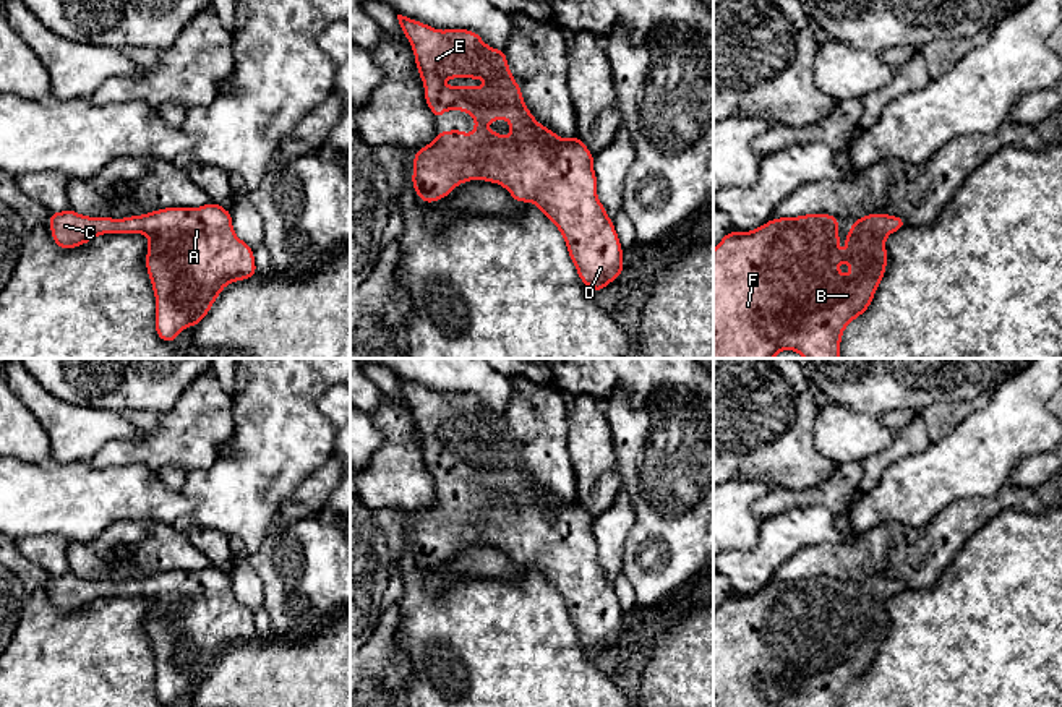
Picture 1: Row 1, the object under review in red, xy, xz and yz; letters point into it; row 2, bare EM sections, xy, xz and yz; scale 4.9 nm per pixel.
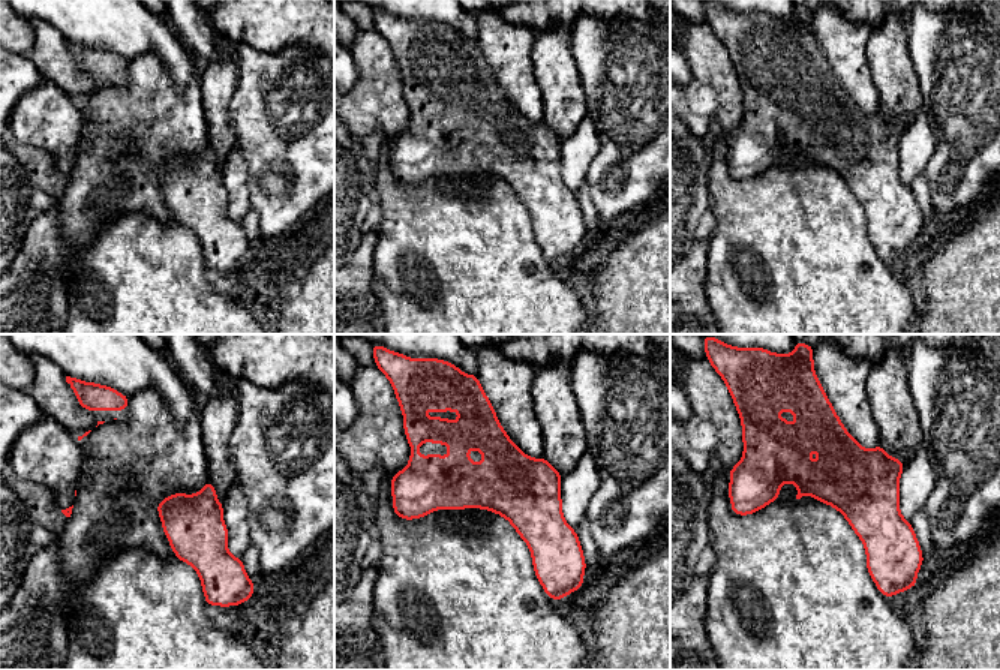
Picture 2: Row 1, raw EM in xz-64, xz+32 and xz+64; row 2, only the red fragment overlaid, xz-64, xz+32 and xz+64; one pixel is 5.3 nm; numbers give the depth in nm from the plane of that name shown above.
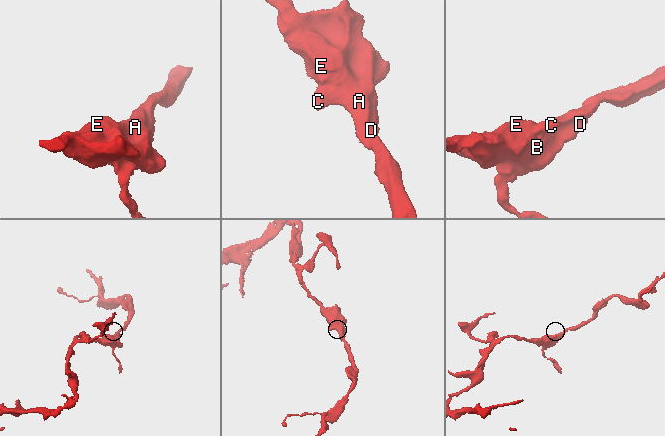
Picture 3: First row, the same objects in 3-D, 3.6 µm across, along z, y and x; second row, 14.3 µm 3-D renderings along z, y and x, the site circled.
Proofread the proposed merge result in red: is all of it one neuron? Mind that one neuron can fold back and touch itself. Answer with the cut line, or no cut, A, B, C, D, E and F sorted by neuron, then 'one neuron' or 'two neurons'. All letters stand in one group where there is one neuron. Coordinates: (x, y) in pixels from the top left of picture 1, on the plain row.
cut none; groups A B C D E F; one neuron

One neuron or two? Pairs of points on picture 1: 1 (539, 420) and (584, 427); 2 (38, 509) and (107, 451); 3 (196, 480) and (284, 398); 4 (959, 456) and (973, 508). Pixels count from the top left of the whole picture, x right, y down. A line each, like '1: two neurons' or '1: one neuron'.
1: two neurons
2: two neurons
3: one neuron
4: two neurons

